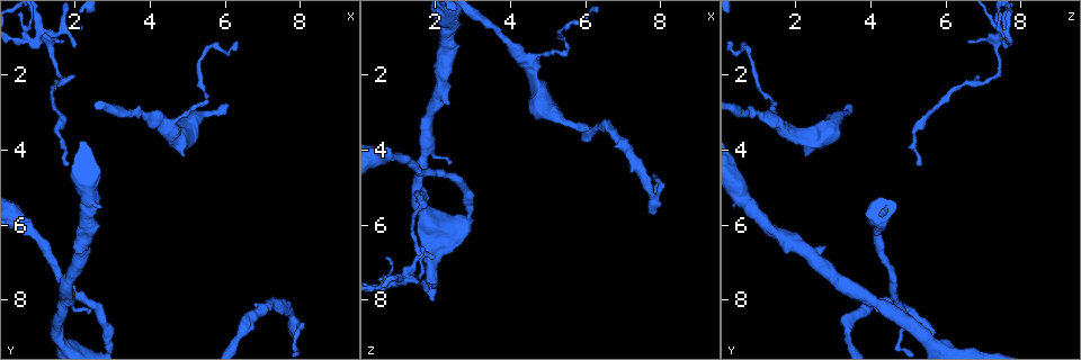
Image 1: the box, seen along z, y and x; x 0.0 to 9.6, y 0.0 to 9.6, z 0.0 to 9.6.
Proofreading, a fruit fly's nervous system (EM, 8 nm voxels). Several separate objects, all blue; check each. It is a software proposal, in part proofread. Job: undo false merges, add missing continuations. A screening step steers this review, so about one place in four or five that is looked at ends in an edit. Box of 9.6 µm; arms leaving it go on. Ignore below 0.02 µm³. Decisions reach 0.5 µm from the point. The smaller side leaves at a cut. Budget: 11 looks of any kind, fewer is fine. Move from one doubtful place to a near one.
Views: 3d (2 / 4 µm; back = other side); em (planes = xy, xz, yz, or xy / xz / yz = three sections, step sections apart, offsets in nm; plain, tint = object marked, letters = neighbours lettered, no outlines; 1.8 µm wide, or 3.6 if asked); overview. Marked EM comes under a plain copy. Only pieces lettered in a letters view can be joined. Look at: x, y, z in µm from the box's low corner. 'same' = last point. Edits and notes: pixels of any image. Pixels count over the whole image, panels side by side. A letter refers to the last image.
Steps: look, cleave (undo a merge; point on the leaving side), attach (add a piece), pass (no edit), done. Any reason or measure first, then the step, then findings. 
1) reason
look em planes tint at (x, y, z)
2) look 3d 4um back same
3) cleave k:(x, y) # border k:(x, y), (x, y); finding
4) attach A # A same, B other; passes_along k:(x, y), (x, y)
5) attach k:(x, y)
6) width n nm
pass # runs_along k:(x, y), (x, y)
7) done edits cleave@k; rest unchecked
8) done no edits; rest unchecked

sharp bend
look em planes letters at (0.70, 6.05, 4.25)

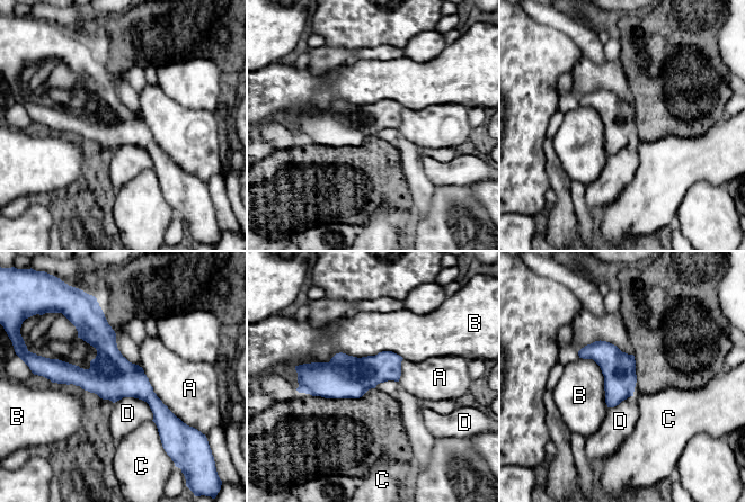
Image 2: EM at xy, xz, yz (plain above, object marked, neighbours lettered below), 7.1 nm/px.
pass # A other, B other, C other, D other; border 2:(152, 420), (162, 444); all the same neuron

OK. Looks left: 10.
look em xz step 4 tint at (1.80, 4.50, 5.35)

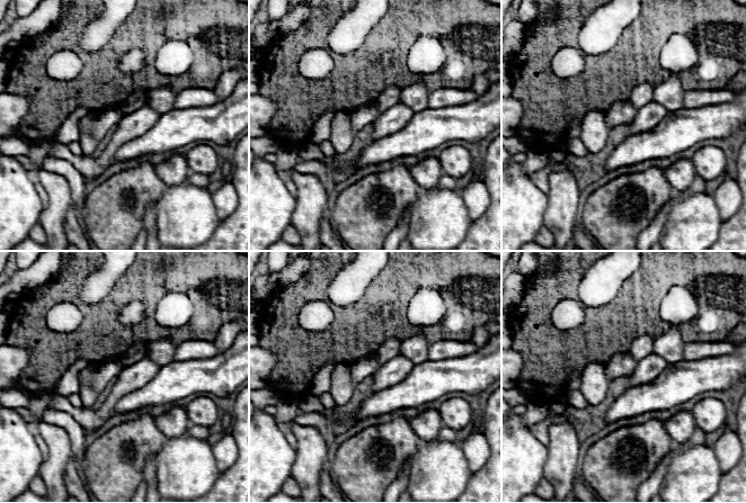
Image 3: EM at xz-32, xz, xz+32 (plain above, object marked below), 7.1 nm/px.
look em planes letters same

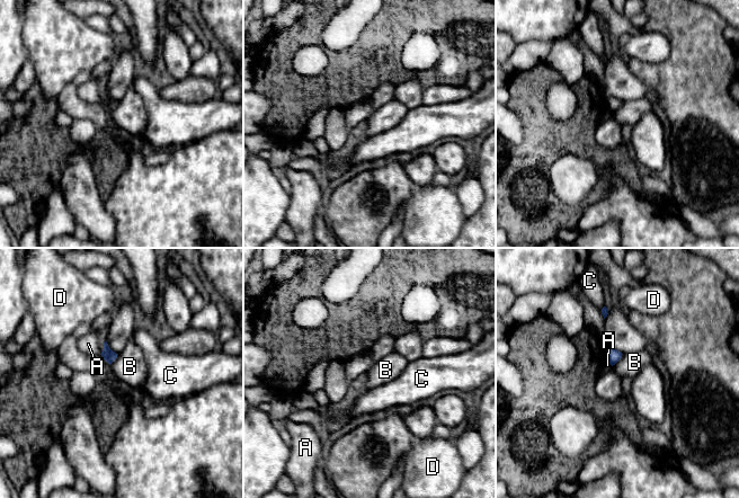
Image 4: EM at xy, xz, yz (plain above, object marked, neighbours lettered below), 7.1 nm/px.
pass # A other, B other, C other, D other; border 4:(623, 354), (612, 365); no lettered piece goes on from it

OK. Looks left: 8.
branch stops here
look em planes letters at (7.90, 8.85, 5.80)

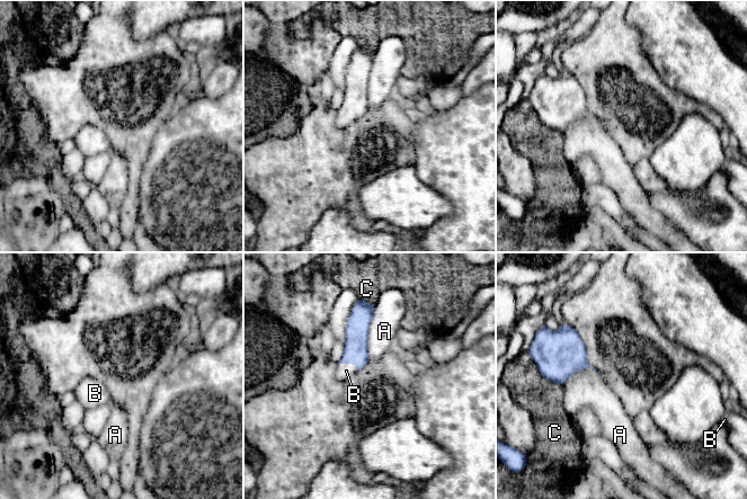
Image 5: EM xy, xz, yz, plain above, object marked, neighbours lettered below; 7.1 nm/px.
attach 5:(346, 371) # A other, B same, C other; passes_along 5:(355, 347), (349, 363), (346, 371); it goes on there

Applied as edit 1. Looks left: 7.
arms run side by side
look em xz step 4 letters at (4.65, 3.75, 2.20)

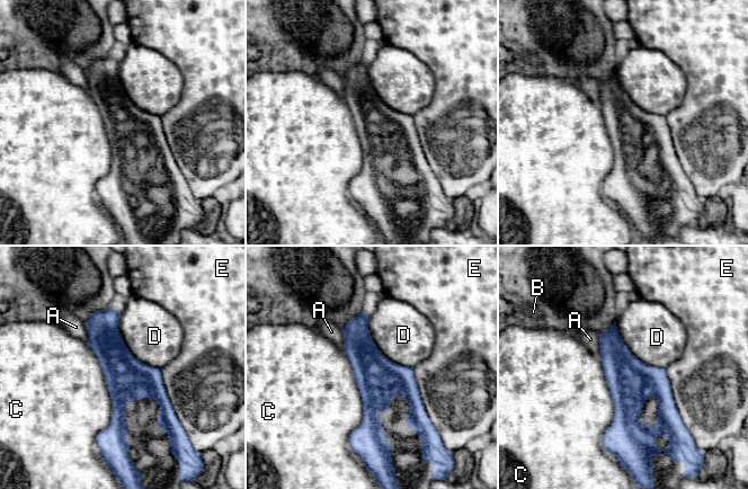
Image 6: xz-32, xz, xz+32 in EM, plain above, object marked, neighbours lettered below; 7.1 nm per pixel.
width 320 nm
pass # A other, B other, C other, D other, E other; runs_along 6:(107, 311), (118, 365), (115, 439); all the same neuron

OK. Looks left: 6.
branch stops here
look em planes letters at (6.00, 2.85, 3.55)

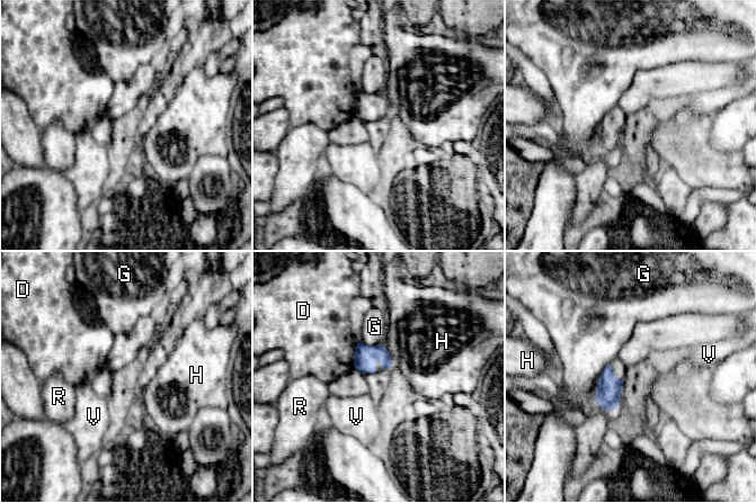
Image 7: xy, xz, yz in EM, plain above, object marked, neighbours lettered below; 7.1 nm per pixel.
pass # D other, G other, H other, R other, V other; no lettered piece goes on from it

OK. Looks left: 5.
done edits attach@5; rest unchecked

